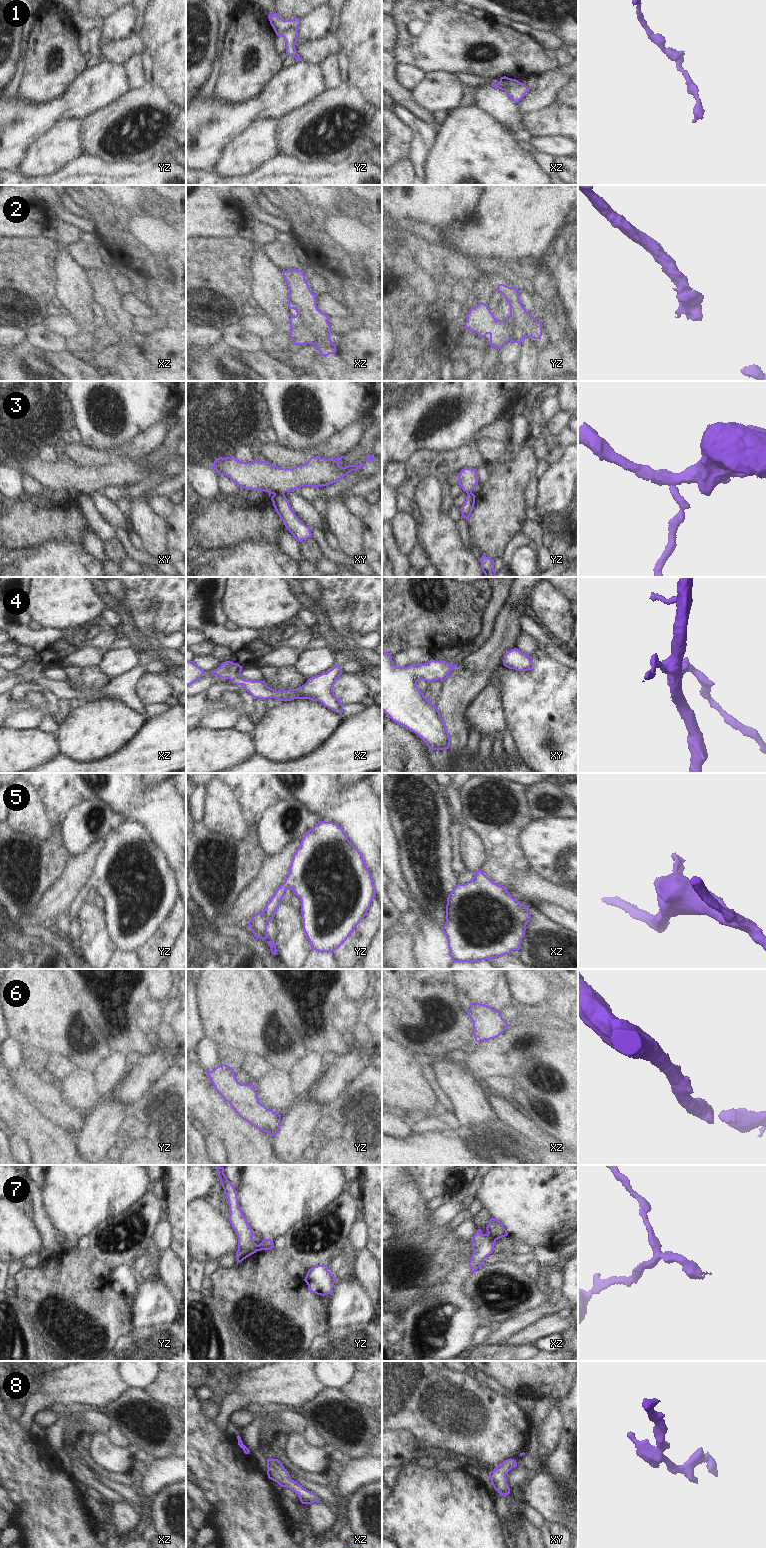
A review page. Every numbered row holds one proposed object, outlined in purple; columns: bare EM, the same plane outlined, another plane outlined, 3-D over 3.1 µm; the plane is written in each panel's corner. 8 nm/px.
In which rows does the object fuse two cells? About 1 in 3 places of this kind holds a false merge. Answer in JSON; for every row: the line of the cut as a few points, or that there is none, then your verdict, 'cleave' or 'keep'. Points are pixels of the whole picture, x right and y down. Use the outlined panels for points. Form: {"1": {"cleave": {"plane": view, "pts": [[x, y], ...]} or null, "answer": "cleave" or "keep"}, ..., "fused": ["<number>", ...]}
{"1": {"cleave": {"plane": "xz", "pts": [[521, 83], [511, 86], [505, 91]]}, "answer": "cleave"}, "2": {"cleave": null, "answer": "keep"}, "3": {"cleave": {"plane": "xy", "pts": [[283, 492], [274, 494]]}, "answer": "cleave"}, "4": {"cleave": null, "answer": "keep"}, "5": {"cleave": null, "answer": "keep"}, "6": {"cleave": null, "answer": "keep"}, "7": {"cleave": {"plane": "xz", "pts": [[487, 1234], [496, 1239]]}, "answer": "cleave"}, "8": {"cleave": null, "answer": "keep"}, "fused": ["1", "3", "7"]}

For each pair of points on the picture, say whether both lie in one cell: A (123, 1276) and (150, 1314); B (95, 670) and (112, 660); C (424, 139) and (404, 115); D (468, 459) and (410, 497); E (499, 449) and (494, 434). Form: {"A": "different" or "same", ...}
{"A": "same", "B": "different", "C": "same", "D": "same", "E": "different"}

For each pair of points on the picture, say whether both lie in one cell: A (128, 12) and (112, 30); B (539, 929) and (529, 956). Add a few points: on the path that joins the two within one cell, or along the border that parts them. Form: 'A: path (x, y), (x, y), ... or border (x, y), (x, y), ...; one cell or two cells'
A: path (126, 16), (116, 26); one cell
B: path (539, 936), (539, 946), (536, 949); one cell

